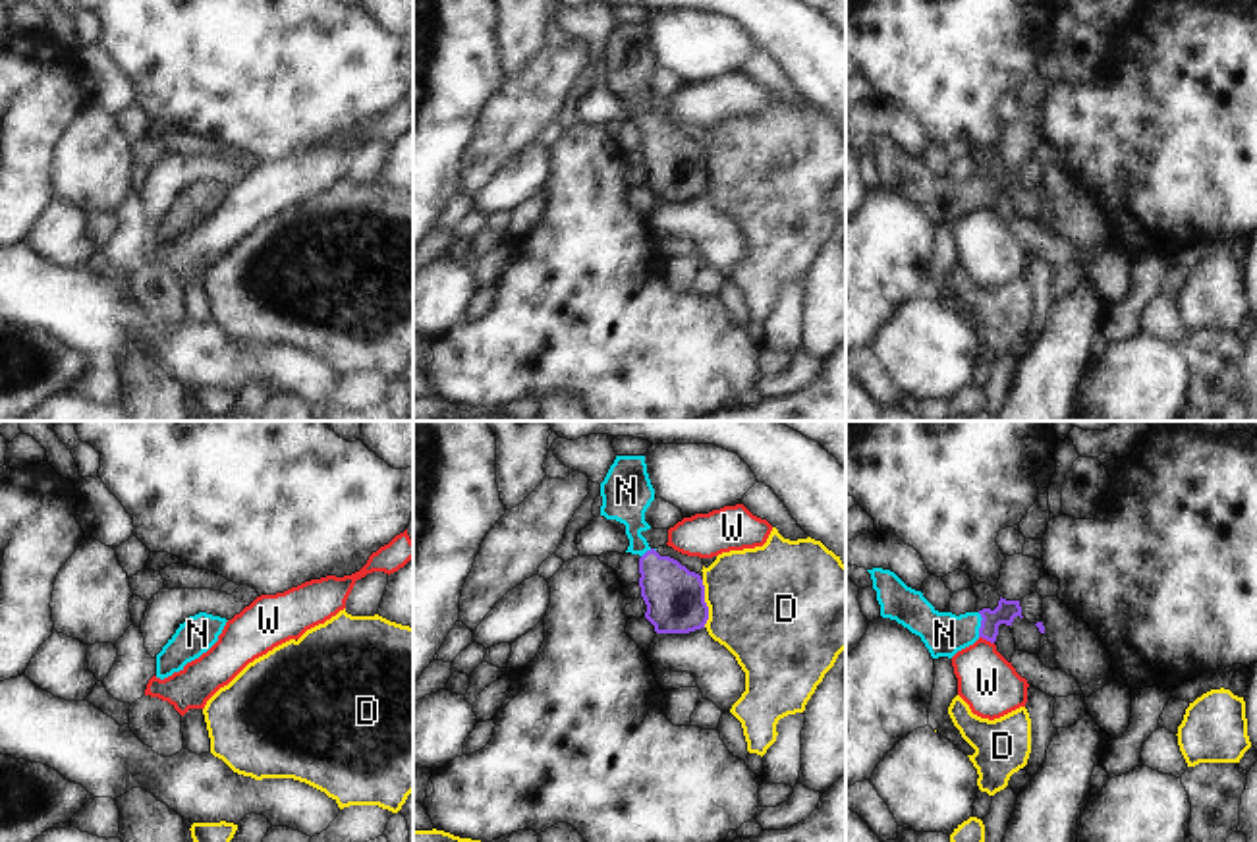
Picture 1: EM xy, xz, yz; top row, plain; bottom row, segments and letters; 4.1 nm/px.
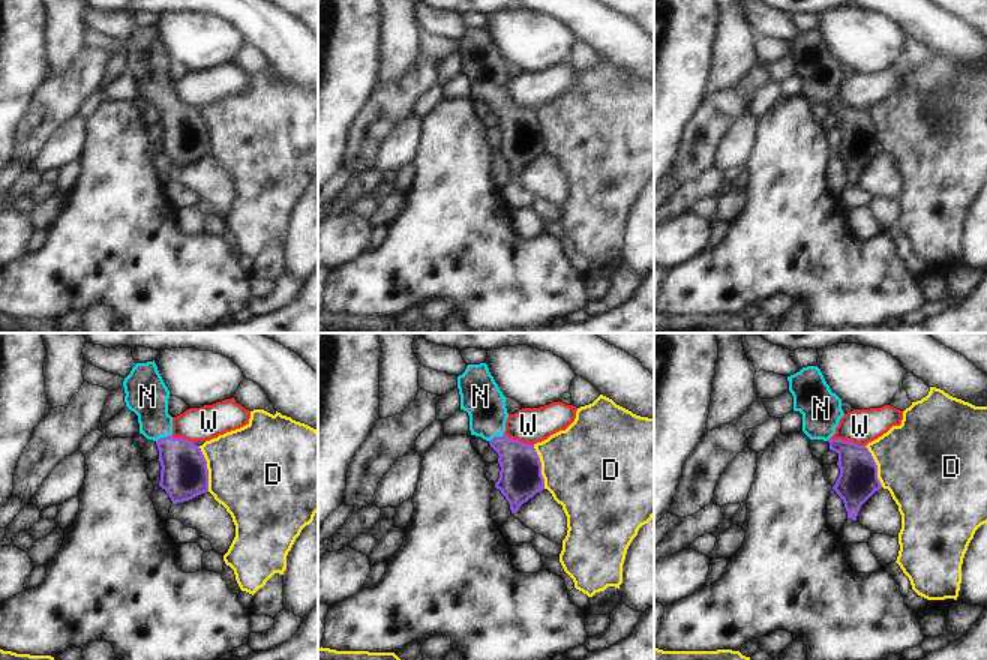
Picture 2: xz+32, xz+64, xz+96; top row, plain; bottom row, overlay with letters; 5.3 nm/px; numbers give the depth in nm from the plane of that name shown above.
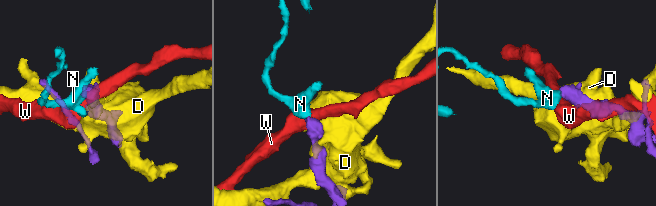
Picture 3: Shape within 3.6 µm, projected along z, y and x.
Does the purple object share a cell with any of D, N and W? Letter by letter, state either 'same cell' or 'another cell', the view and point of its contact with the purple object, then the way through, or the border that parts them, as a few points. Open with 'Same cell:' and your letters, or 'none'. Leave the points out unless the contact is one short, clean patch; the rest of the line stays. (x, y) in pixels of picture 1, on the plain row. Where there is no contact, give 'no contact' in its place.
Same cell: N
D: another cell; meets purple in xz at (705, 170)
N: same cell; meets purple in yz at (981, 192); runs through yz (1006, 178), (981, 192), (945, 201)
W: another cell; meets purple in yz at (987, 207); border along yz (979, 203), (993, 211)

